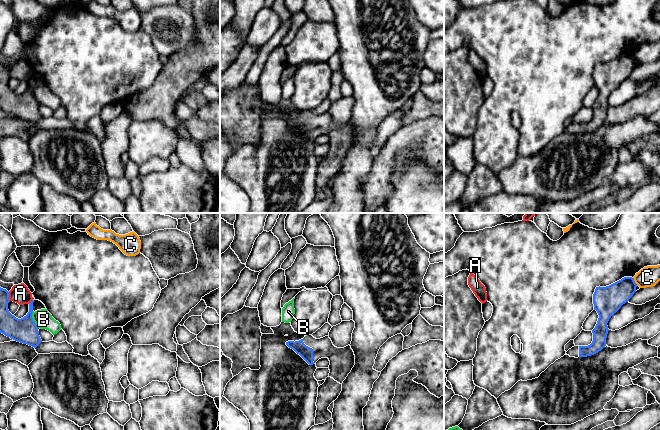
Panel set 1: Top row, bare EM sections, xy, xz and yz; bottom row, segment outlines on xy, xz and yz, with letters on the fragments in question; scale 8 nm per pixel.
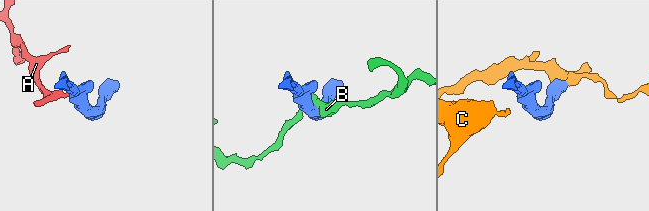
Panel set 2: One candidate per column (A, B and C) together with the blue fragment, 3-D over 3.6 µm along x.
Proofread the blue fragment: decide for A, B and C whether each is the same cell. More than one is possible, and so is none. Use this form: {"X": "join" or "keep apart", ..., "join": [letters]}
{"A": "keep apart", "B": "keep apart", "C": "keep apart", "join": []}

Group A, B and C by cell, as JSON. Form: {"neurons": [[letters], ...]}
{"neurons": [["A"], ["B"], ["C"]]}

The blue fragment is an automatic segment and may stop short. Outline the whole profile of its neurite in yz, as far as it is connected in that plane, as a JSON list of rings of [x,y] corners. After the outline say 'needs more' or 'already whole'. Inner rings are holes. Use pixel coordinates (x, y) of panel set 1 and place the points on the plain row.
[[[624,53],[606,63],[596,63],[593,80],[599,94],[592,106],[593,117],[588,122],[574,122],[566,130],[578,134],[591,132],[601,127],[606,122],[609,95],[623,80],[629,77],[636,68],[636,63],[637,60],[632,53]]] | needs more

